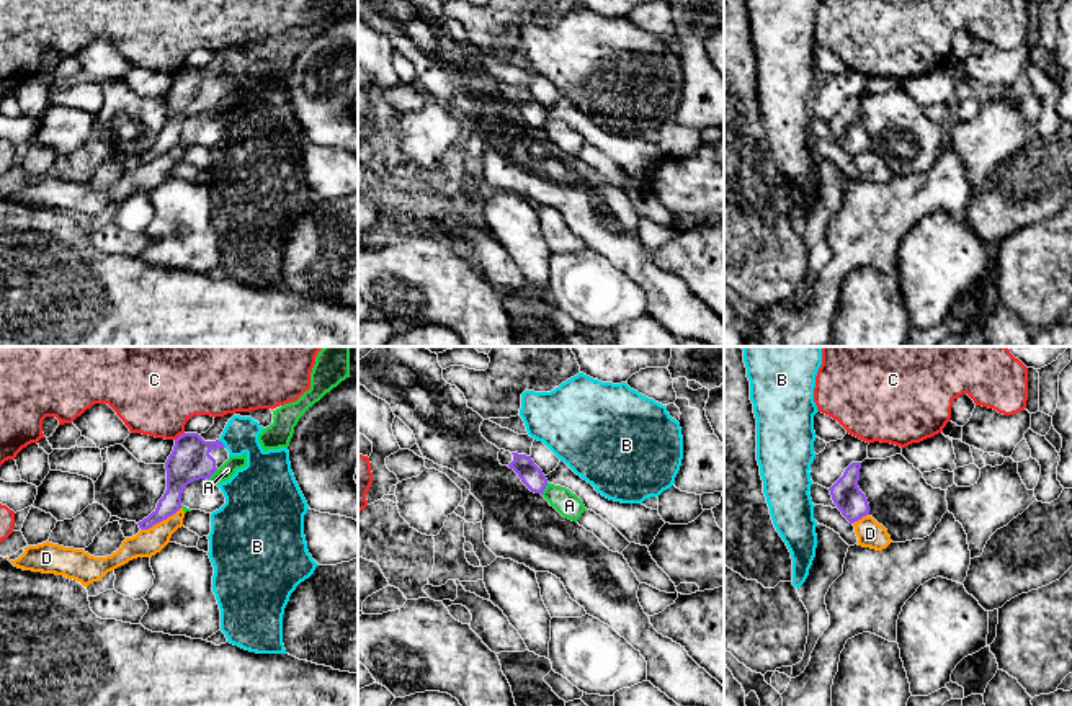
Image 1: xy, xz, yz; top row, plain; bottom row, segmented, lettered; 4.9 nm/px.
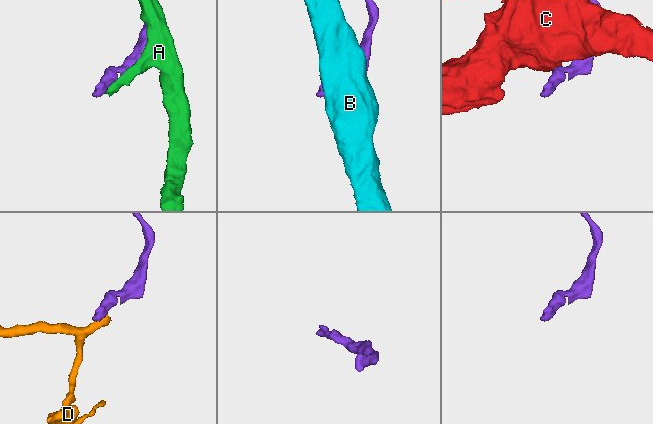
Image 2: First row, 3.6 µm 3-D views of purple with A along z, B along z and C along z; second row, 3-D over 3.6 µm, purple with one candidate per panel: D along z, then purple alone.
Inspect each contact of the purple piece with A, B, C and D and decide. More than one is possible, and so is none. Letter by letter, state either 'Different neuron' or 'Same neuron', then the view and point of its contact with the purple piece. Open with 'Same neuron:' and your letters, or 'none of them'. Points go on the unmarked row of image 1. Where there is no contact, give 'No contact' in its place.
Same neuron: none of them
A: Different neuron. Touches purple at xz (544, 121)
B: Different neuron. Touches purple at xy (223, 77)
C: Different neuron. Touches purple at xy (178, 71)
D: Different neuron. Touches purple at xy (160, 154)

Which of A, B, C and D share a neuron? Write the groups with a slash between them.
A D / B / C

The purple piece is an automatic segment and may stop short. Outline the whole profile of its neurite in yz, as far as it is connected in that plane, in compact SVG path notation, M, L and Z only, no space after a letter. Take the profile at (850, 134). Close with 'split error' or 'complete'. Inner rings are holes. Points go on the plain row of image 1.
M851 96L843 109L829 123L833 137L850 157L869 149L868 132L858 121L860 103L861 96Z | complete

